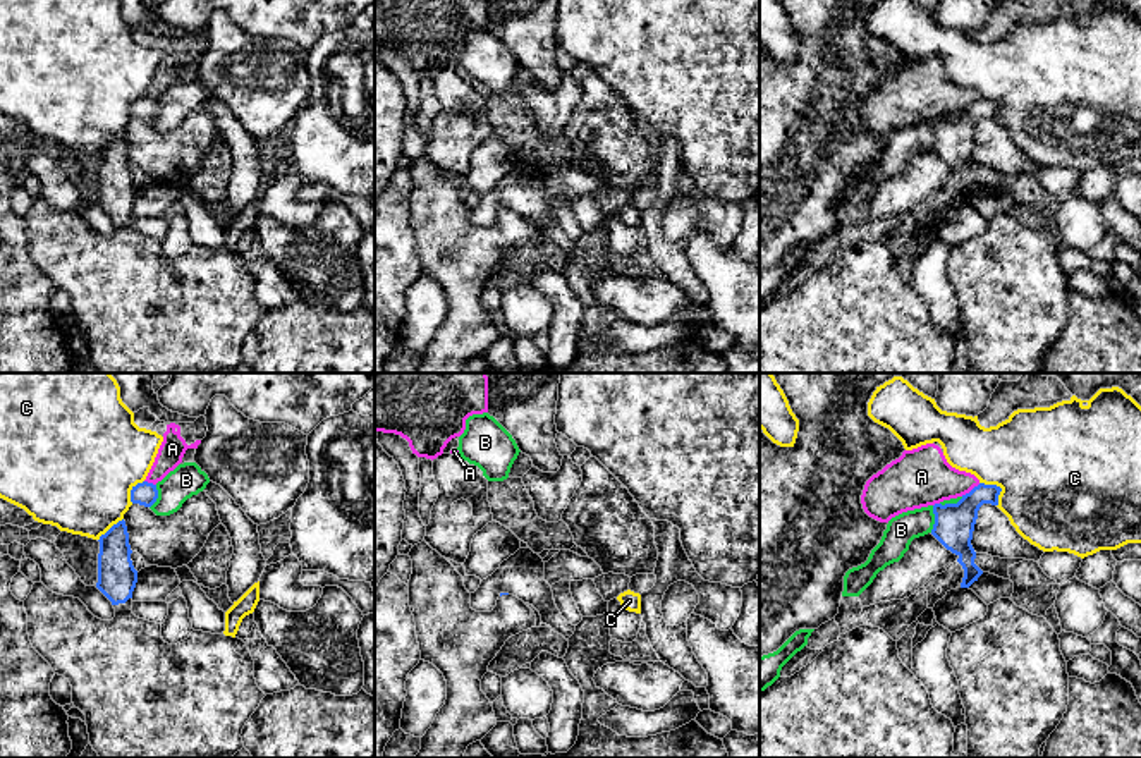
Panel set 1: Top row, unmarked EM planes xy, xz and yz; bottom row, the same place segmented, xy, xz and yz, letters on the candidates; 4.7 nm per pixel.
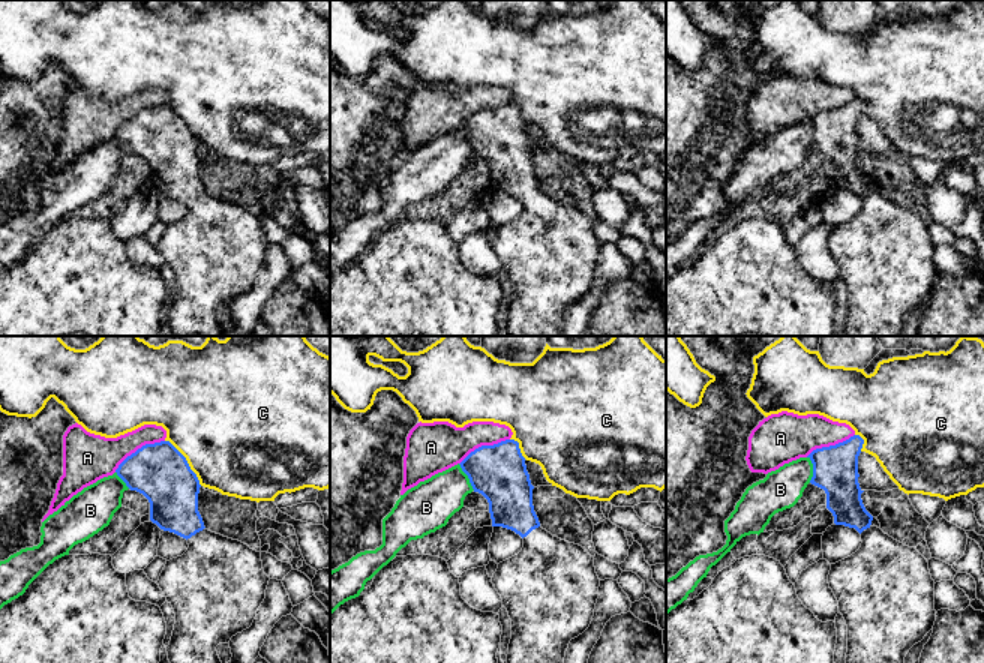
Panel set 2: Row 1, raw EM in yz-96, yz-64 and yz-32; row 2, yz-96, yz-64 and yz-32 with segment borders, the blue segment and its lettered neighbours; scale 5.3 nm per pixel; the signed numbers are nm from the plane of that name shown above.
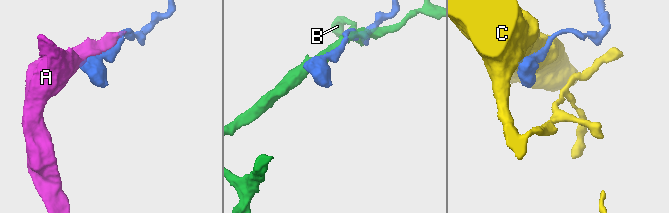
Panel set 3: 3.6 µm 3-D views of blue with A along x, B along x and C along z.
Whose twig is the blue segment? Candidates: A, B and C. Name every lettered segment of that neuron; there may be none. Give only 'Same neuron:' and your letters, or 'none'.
Same neuron: none

